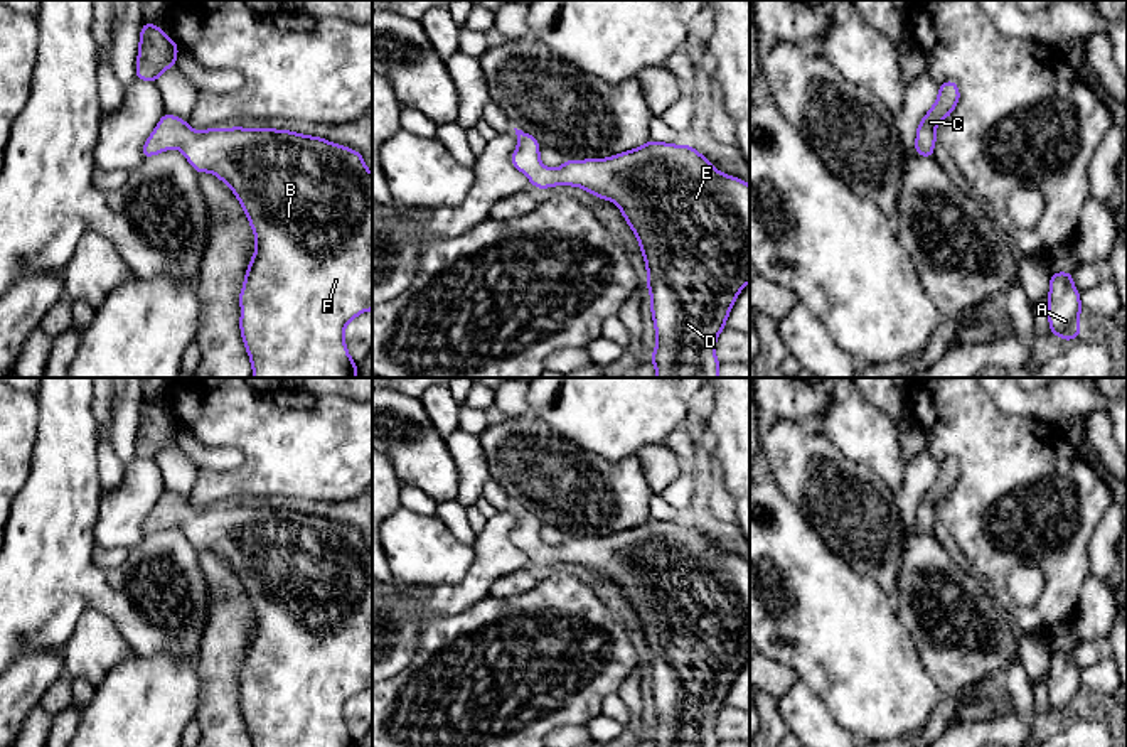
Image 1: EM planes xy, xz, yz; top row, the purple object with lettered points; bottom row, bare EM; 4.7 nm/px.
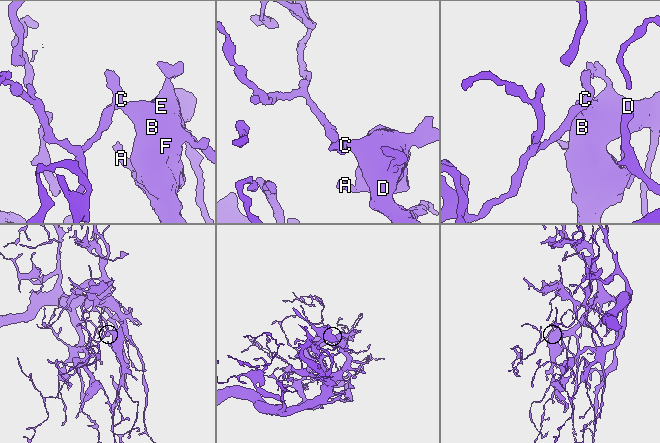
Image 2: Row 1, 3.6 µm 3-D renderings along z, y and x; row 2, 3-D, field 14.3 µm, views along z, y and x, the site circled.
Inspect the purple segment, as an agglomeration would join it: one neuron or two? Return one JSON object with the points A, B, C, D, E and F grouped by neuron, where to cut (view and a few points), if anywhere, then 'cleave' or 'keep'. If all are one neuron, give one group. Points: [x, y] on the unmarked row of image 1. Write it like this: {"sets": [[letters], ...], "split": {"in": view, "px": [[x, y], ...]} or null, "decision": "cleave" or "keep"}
{"sets": [["A", "B", "C", "D", "E", "F"]], "split": null, "decision": "keep"}

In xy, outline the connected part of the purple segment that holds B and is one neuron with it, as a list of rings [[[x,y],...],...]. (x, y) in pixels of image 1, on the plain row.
[[[170,491],[142,524],[143,536],[179,526],[195,550],[219,555],[241,580],[253,605],[256,629],[239,671],[241,713],[253,747],[357,747],[344,708],[350,698],[372,688],[372,551],[352,526],[320,514],[273,506],[207,506],[195,509]]]

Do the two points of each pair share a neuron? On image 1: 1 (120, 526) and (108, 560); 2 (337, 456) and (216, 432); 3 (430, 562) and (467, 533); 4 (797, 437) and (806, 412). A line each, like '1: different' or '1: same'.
1: different
2: same
3: different
4: different

